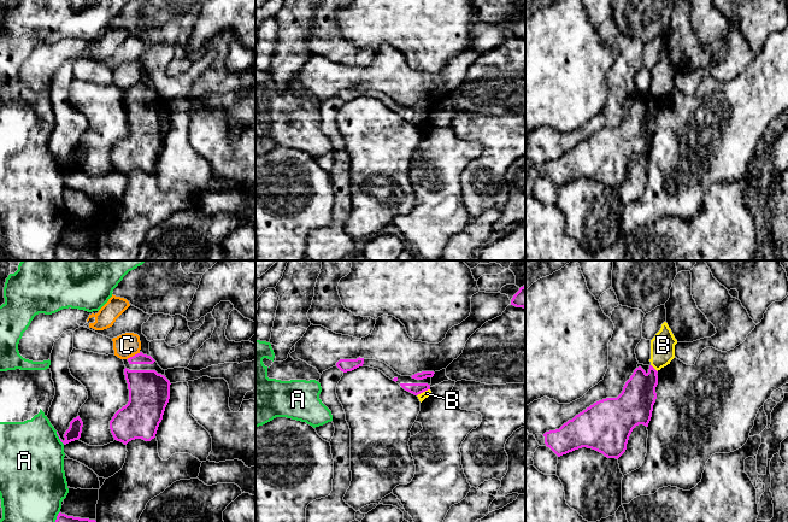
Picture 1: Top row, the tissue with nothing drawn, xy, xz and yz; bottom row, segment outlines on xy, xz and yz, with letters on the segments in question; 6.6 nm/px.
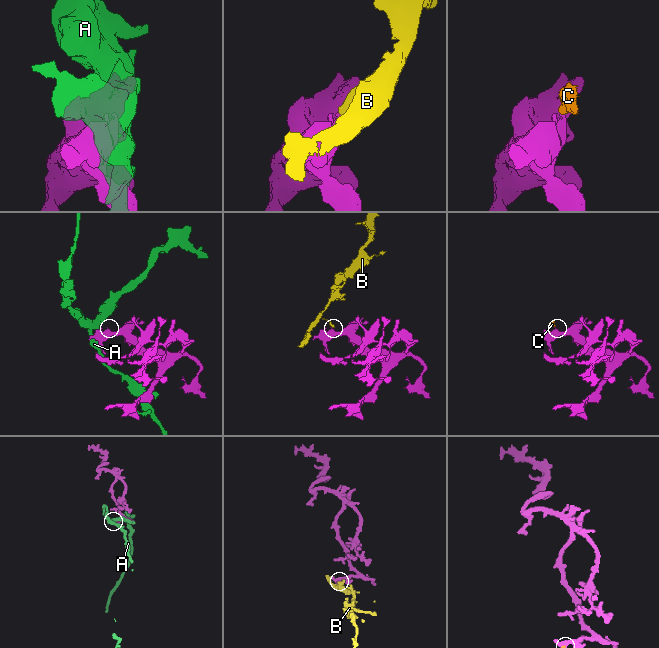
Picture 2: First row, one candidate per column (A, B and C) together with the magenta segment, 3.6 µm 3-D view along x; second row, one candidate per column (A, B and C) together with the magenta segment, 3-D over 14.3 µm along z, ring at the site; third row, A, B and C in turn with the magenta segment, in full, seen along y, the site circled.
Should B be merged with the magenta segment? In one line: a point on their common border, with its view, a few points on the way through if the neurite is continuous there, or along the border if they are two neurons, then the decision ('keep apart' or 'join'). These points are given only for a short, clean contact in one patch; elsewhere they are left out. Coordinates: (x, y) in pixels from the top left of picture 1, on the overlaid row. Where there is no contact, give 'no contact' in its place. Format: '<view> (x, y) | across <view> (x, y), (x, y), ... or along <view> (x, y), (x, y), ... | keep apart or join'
xz (423, 391) | along xz (429, 388), (417, 396) | keep apart

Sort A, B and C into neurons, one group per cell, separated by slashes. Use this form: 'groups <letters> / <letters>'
groups A / B / C

